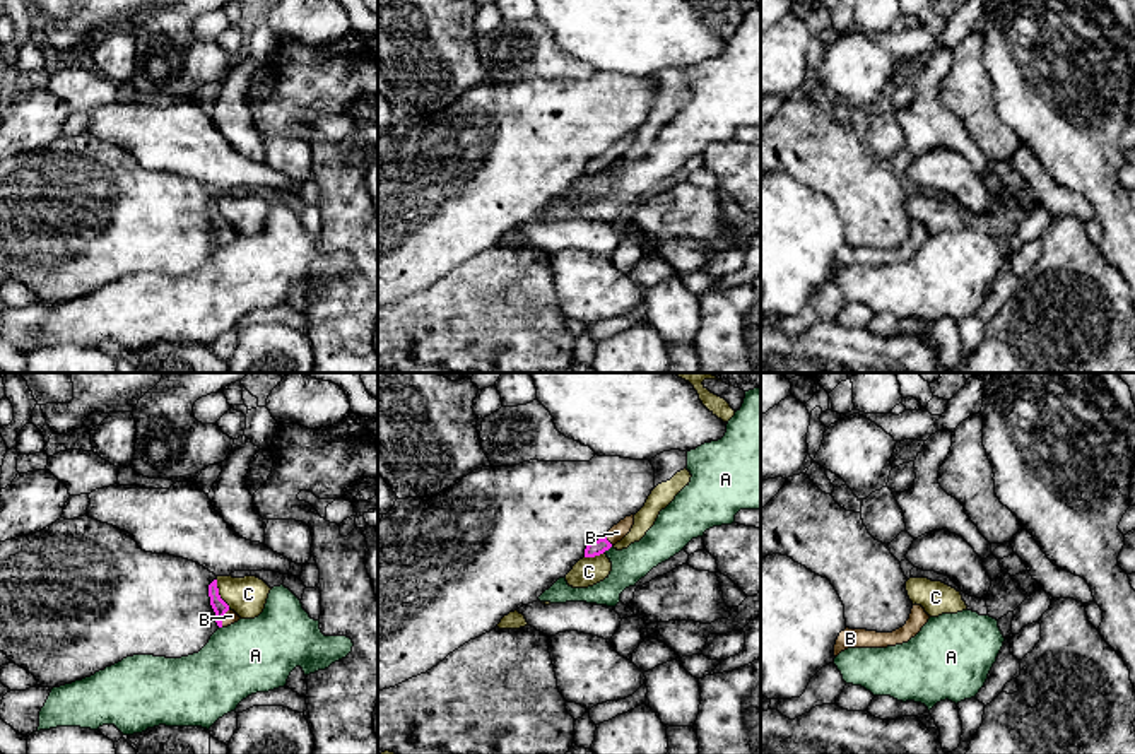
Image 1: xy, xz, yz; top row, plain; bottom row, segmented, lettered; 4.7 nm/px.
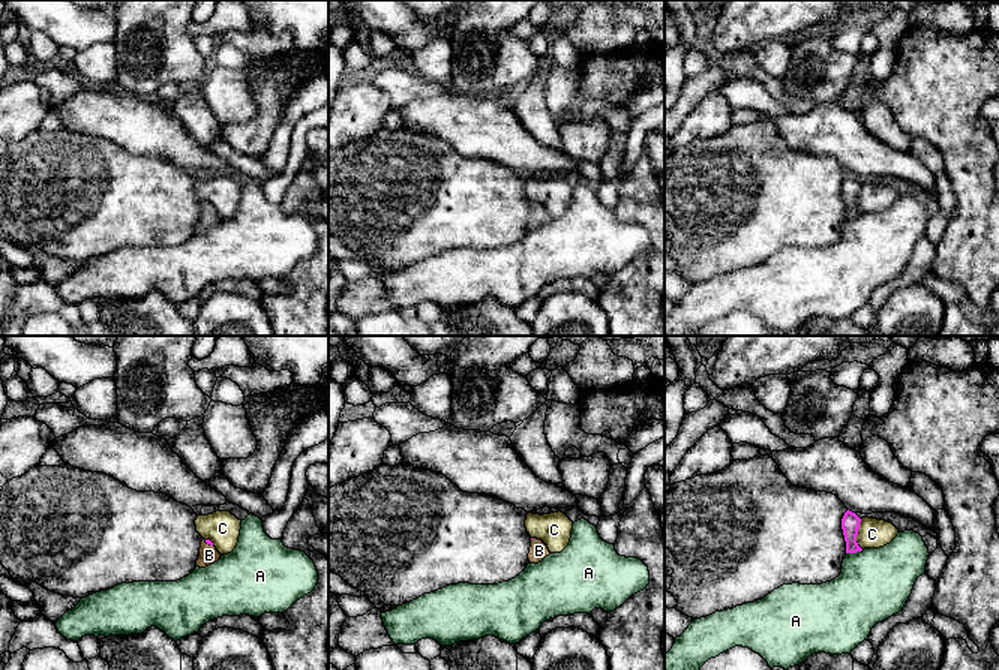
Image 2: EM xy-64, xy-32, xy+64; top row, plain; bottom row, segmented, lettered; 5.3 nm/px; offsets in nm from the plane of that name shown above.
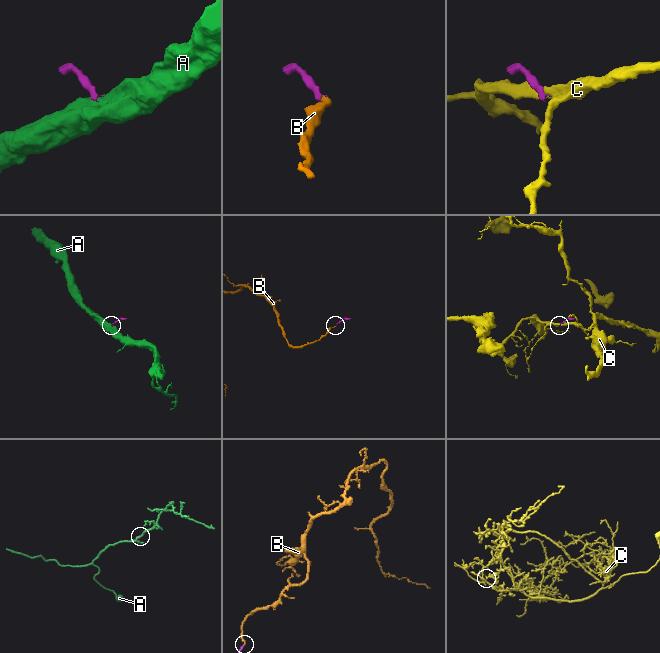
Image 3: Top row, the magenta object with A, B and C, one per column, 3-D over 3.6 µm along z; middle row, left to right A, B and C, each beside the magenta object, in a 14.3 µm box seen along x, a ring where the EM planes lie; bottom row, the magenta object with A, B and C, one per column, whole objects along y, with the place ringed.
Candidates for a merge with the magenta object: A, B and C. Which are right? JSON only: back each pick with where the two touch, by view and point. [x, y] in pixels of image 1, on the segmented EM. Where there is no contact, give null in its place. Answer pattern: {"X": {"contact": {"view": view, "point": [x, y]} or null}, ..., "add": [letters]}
{"B": {"contact": {"view": "xy", "point": [223, 618]}}, "add": ["B"]}

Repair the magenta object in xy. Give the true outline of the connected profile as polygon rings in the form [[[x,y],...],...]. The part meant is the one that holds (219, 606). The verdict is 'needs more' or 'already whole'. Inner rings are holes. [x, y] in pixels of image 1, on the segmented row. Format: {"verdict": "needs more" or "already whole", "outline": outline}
{"verdict": "needs more", "outline": [[[214,580],[209,585],[209,597],[210,597],[210,605],[215,612],[215,622],[219,627],[227,627],[234,622],[238,622],[241,617],[229,609],[229,605],[221,598],[219,588],[217,588],[217,580]]]}

